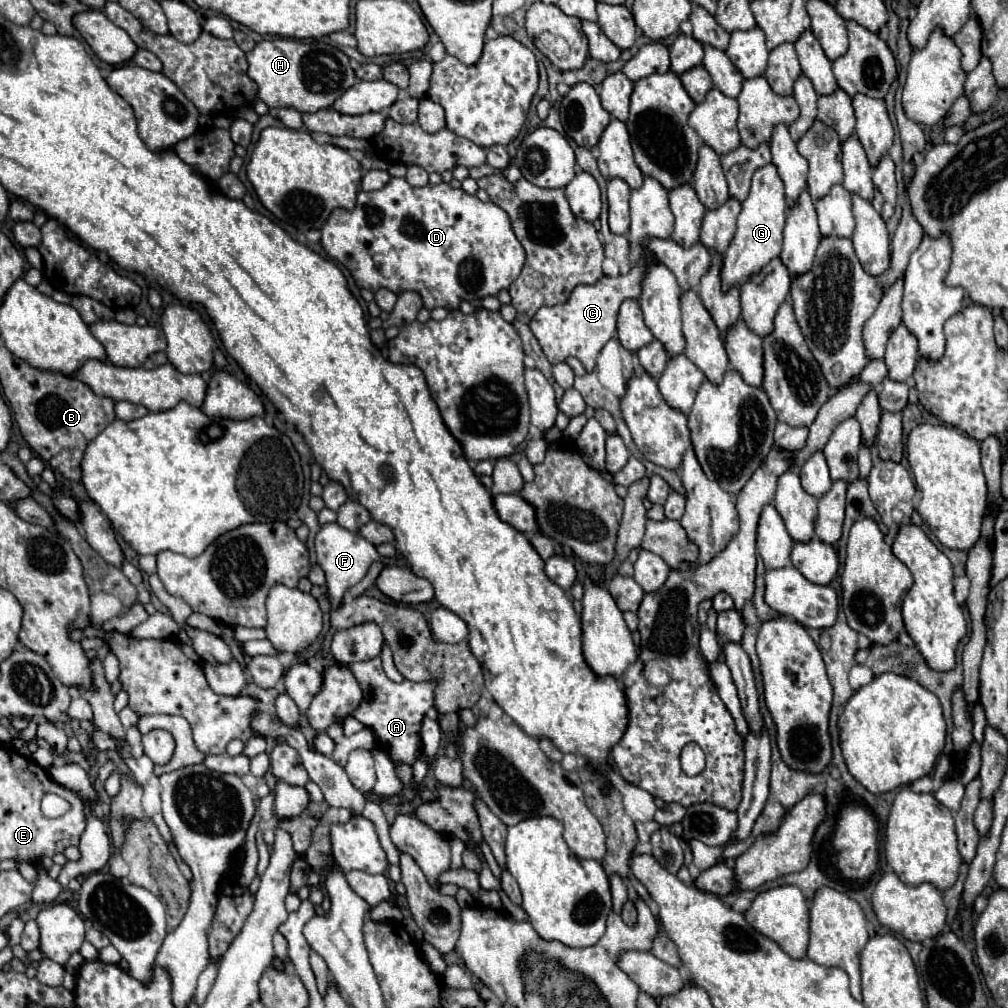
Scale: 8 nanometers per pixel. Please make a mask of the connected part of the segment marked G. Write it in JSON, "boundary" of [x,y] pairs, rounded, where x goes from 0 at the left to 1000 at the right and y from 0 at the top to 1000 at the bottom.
{"boundary":[[[762,163],[748,171],[746,175],[746,187],[742,196],[736,200],[736,210],[732,214],[732,226],[728,232],[728,238],[724,246],[718,252],[714,278],[716,278],[716,290],[722,290],[726,286],[736,286],[748,272],[752,272],[766,256],[774,254],[776,248],[776,228],[780,220],[782,200],[778,194],[778,183],[770,171],[768,163]]]}

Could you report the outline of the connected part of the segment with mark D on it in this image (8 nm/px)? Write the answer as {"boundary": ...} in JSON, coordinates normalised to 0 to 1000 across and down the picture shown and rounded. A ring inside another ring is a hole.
{"boundary":[[[387,177],[387,181],[385,181],[381,187],[377,187],[377,188],[371,188],[371,190],[361,190],[361,188],[357,188],[357,190],[355,190],[355,202],[353,202],[351,208],[347,208],[347,210],[345,210],[345,208],[339,208],[339,206],[331,208],[331,210],[327,212],[327,216],[323,218],[323,222],[317,226],[317,230],[319,230],[319,238],[317,238],[317,240],[319,240],[319,246],[323,248],[323,252],[325,252],[327,256],[335,258],[339,264],[343,264],[357,286],[365,286],[365,288],[369,288],[369,290],[373,290],[375,286],[385,286],[385,288],[391,288],[391,292],[397,292],[397,290],[403,290],[403,288],[411,288],[411,290],[415,290],[415,292],[419,294],[421,304],[423,304],[425,308],[435,306],[435,304],[442,306],[442,308],[452,308],[458,298],[470,302],[470,300],[476,300],[476,298],[482,296],[482,294],[492,294],[496,288],[502,288],[502,286],[510,280],[510,276],[514,276],[514,272],[516,272],[516,268],[518,268],[518,262],[520,262],[520,256],[522,256],[520,246],[516,244],[516,240],[512,238],[512,234],[510,234],[510,230],[508,230],[504,212],[502,212],[496,204],[492,204],[490,200],[478,200],[478,198],[474,198],[472,194],[466,194],[466,192],[460,190],[460,188],[450,188],[450,187],[448,187],[446,183],[442,183],[442,181],[425,183],[425,185],[419,185],[419,187],[409,187],[401,177]],[[383,248],[393,248],[395,254],[399,254],[399,262],[397,262],[397,266],[393,268],[393,274],[389,274],[389,276],[381,276],[381,274],[373,268],[371,258],[369,258],[369,254],[371,254],[373,250],[383,250]]]}

